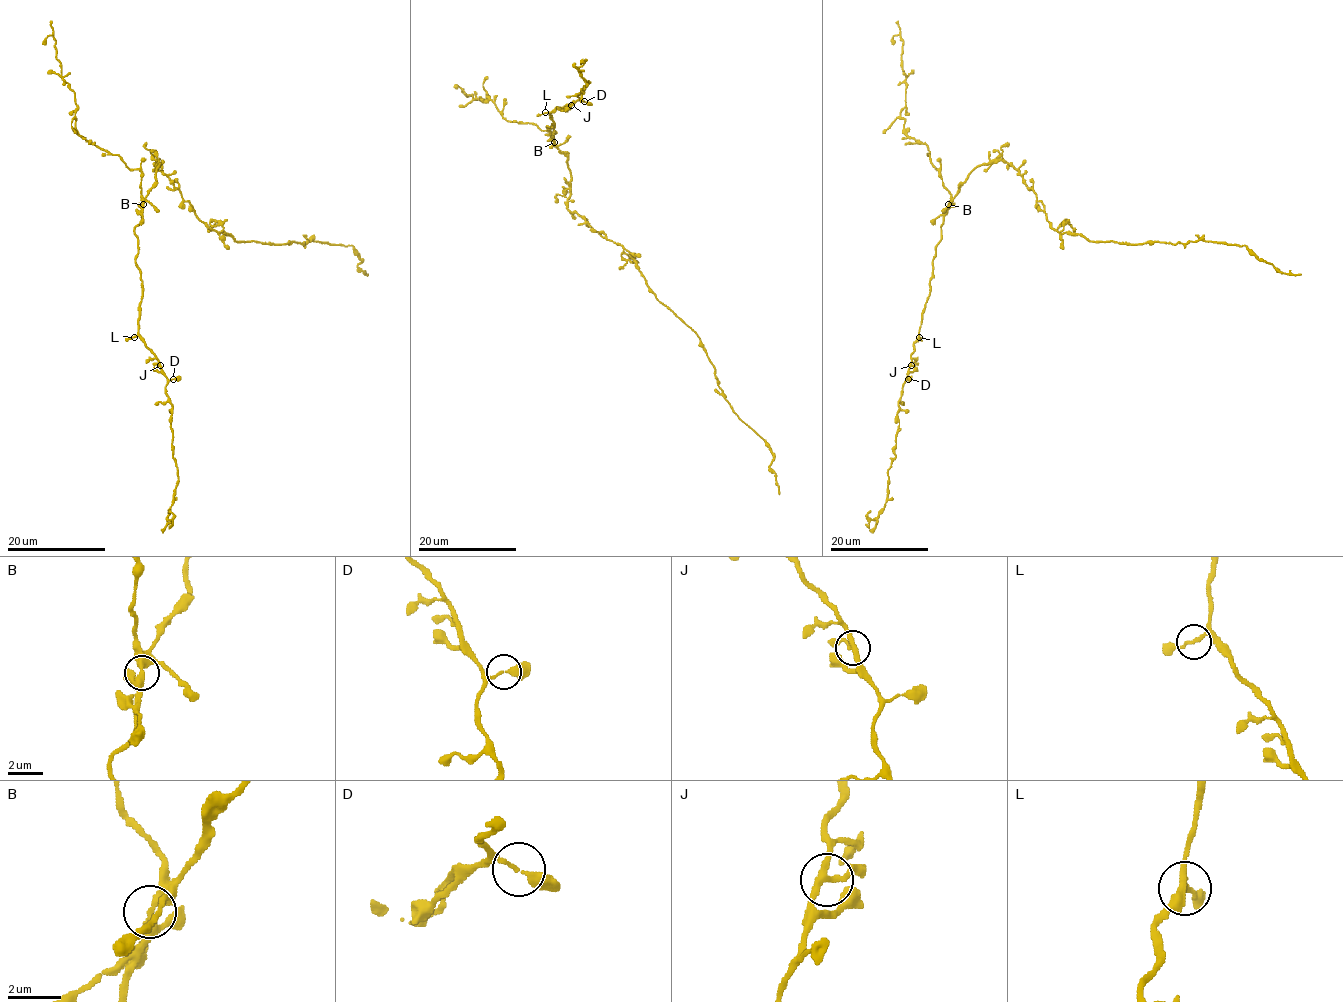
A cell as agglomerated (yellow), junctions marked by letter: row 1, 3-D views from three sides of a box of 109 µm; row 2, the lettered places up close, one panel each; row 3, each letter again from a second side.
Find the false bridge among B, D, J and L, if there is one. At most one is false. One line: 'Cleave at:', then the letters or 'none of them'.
Cleave at: none of them

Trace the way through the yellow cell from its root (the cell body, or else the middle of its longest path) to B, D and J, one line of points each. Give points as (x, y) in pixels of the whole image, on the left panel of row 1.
B: (158, 161), (156, 181), (142, 204)
D: (158, 161), (156, 181), (134, 229), (135, 265), (142, 281), (139, 337), (161, 372), (173, 379)
J: (158, 161), (156, 181), (134, 234), (135, 265), (142, 281), (139, 337), (160, 365)

